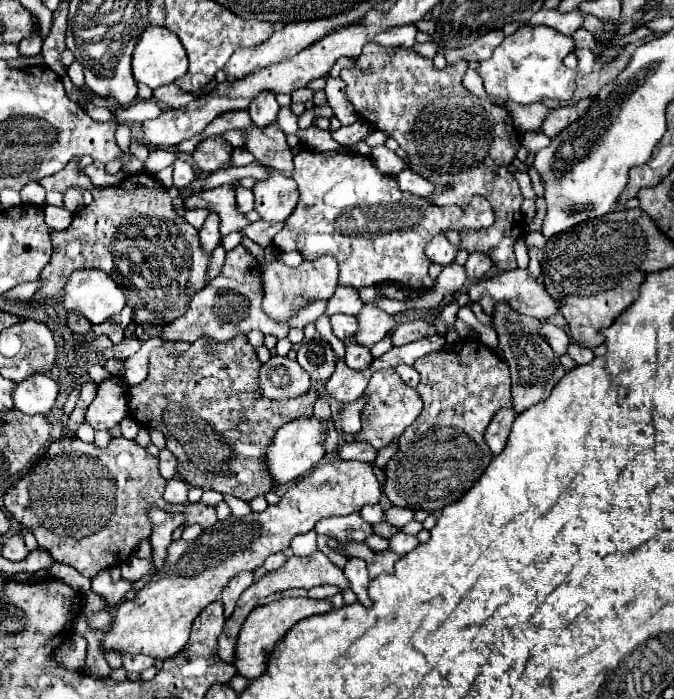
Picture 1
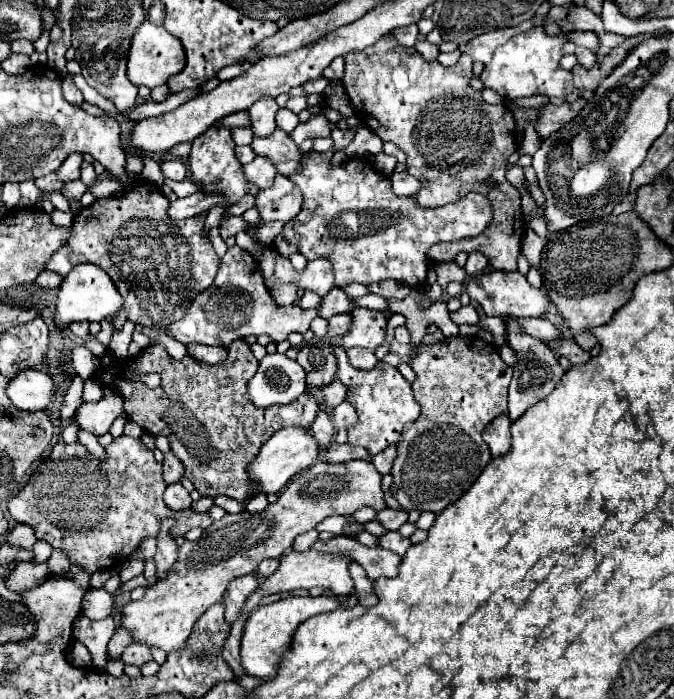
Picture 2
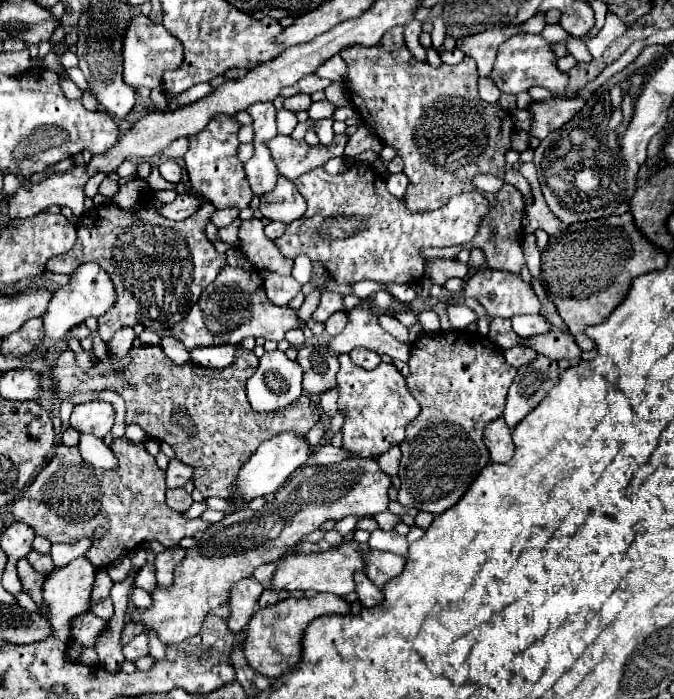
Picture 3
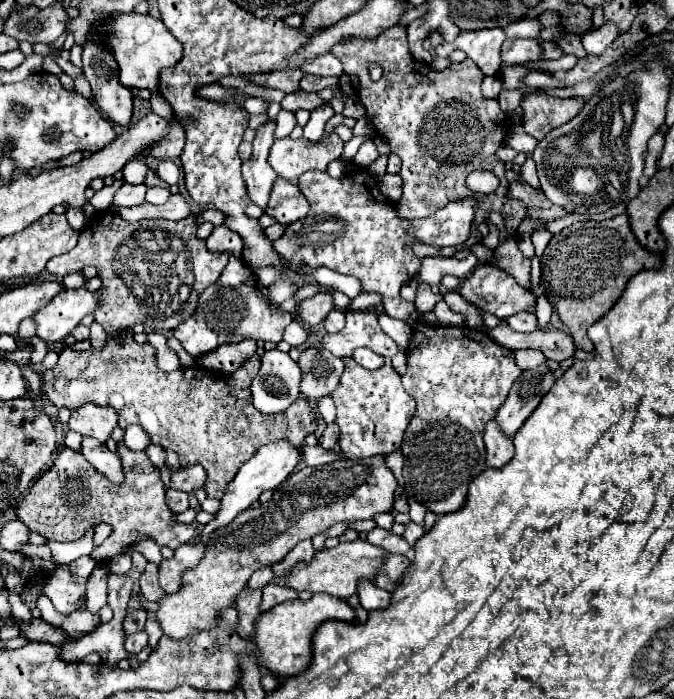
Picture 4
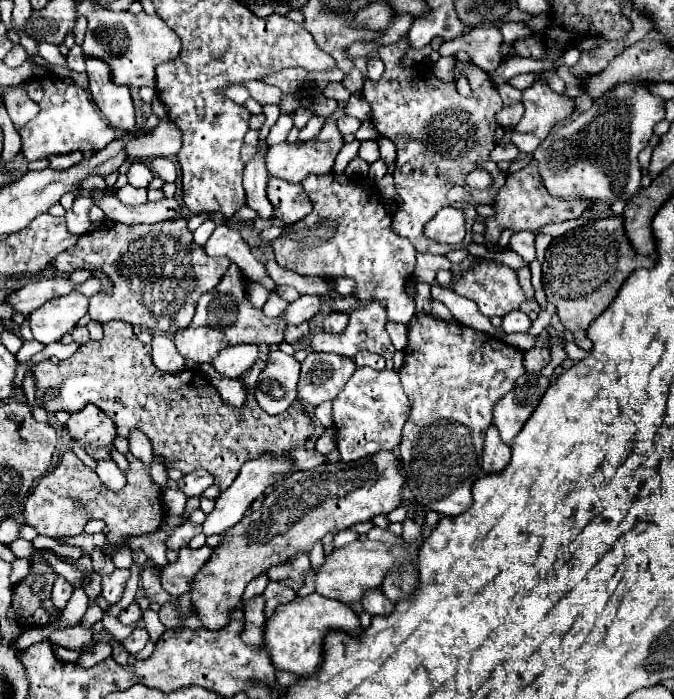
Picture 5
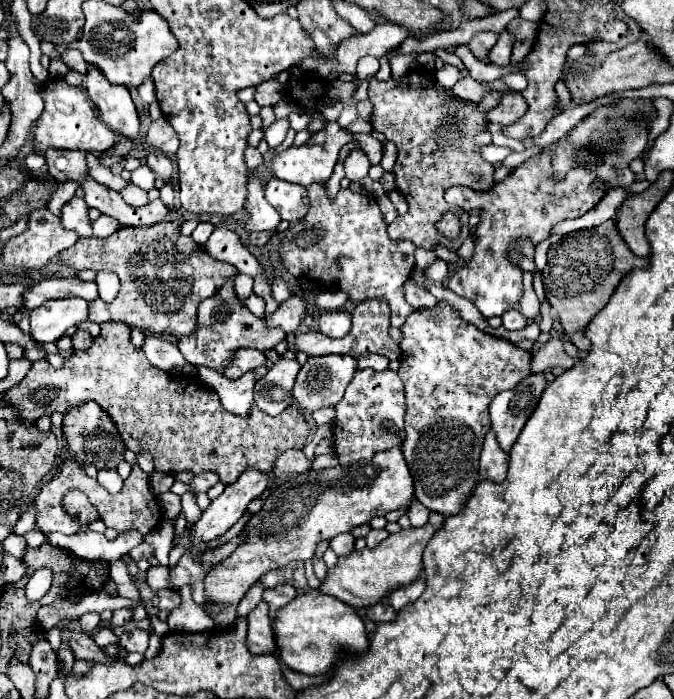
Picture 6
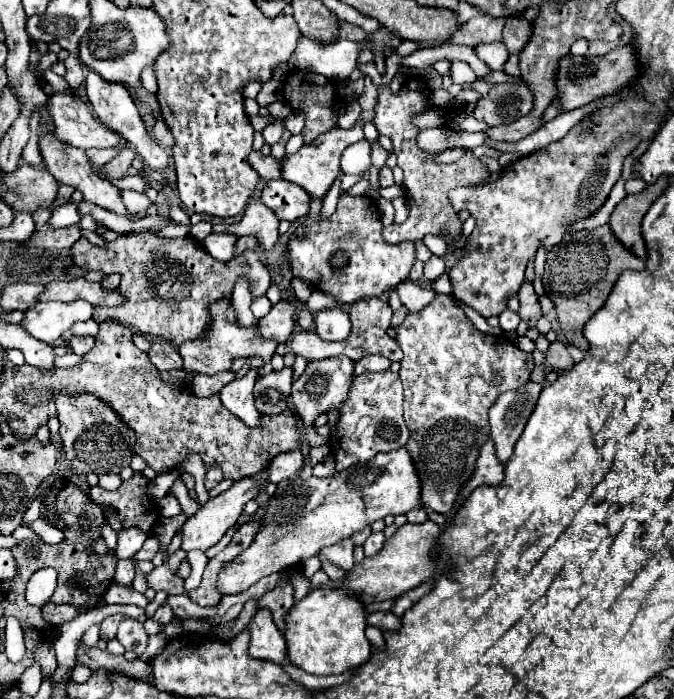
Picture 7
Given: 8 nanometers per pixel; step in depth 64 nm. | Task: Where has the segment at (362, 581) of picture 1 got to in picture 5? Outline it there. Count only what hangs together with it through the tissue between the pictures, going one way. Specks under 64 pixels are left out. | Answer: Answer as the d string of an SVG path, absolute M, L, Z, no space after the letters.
M368 592L368 596L362 600L362 606L370 616L388 616L394 610L394 604L388 602L382 592Z

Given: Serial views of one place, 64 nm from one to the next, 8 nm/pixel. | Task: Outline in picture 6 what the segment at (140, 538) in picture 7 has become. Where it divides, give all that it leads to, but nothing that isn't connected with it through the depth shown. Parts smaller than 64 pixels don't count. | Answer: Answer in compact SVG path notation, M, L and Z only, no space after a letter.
M126 530L118 534L116 540L106 540L104 534L98 532L80 532L66 536L62 532L50 532L46 534L46 540L52 546L70 548L70 552L76 552L76 556L84 560L106 560L116 562L122 556L130 554L132 548L140 546L144 542L144 536L138 530Z

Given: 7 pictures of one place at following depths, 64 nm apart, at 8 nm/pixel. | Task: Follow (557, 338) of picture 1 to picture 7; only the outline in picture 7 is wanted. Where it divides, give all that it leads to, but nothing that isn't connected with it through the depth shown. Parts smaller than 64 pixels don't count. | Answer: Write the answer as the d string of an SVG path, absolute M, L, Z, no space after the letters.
M504 310L498 318L500 318L500 328L502 328L504 332L512 332L512 330L518 328L520 318L518 318L516 312L512 312L512 310Z

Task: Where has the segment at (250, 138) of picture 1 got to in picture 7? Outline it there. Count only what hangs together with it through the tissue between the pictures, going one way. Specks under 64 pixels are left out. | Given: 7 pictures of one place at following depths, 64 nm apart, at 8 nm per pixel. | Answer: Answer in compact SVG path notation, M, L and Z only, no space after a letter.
M364 110L358 118L358 124L348 128L348 130L342 128L332 128L332 132L324 132L320 134L312 144L304 144L296 154L292 156L286 156L284 158L284 180L288 182L294 182L298 186L302 186L312 198L316 200L322 200L326 196L326 192L330 190L330 186L334 184L334 180L338 178L340 174L340 156L342 156L342 150L358 140L364 138L364 132L362 132L362 122L372 122L374 120L374 110Z

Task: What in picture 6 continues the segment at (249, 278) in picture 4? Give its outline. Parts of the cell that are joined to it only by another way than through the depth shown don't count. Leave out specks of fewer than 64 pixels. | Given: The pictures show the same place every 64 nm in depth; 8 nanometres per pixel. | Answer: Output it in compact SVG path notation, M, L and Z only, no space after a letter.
M230 280L228 284L224 284L224 288L220 288L216 296L200 304L200 328L196 328L192 336L184 336L184 340L178 340L178 350L188 364L196 368L206 366L216 372L222 372L224 368L228 368L228 364L232 364L238 350L254 348L260 352L268 352L274 350L274 346L284 338L284 332L268 332L268 328L264 328L264 320L252 316L252 312L248 312L248 308L238 302Z

